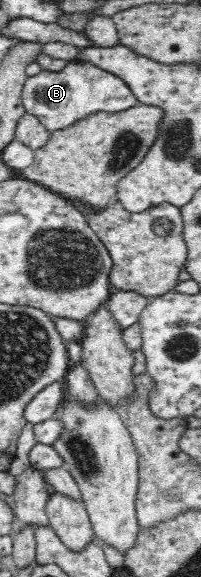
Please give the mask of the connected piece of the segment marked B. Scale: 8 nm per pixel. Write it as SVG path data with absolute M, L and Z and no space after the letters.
M70 61L61 71L42 71L27 77L21 99L28 114L33 114L50 133L66 128L94 112L120 112L137 105L134 93L116 75L88 62Z

